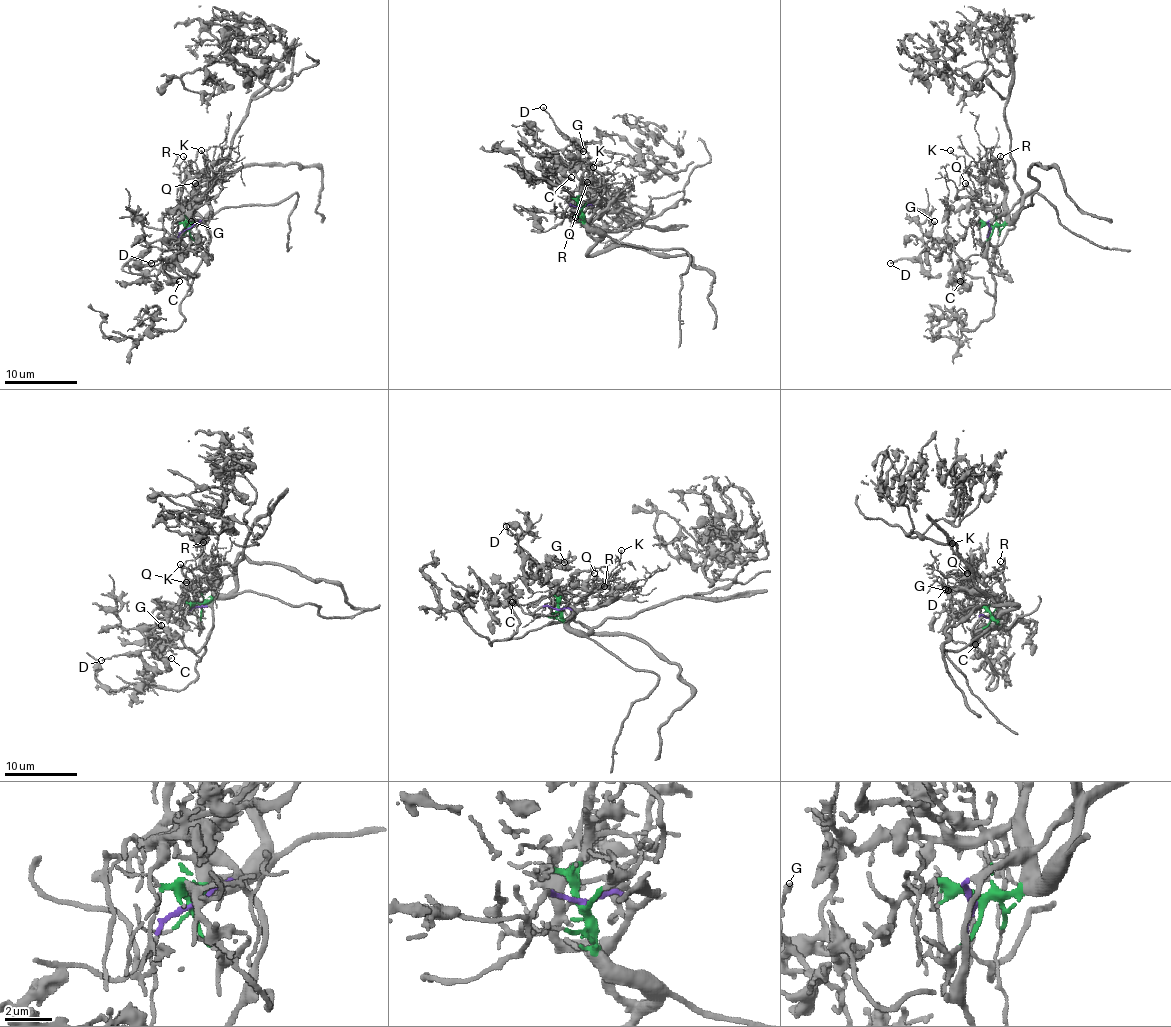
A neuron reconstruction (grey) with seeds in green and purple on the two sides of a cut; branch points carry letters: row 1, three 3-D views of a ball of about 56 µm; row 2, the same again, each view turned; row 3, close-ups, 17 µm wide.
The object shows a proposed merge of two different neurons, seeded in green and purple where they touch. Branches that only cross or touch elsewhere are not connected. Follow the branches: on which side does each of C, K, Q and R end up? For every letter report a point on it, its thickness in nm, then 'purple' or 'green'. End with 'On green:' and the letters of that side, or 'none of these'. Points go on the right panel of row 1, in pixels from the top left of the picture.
C: (960, 281) | 170 nm | purple
K: (950, 150) | 130 nm | green
Q: (965, 183) | 140 nm | green
R: (1000, 156) | 90 nm | green
On green: K, Q, R

